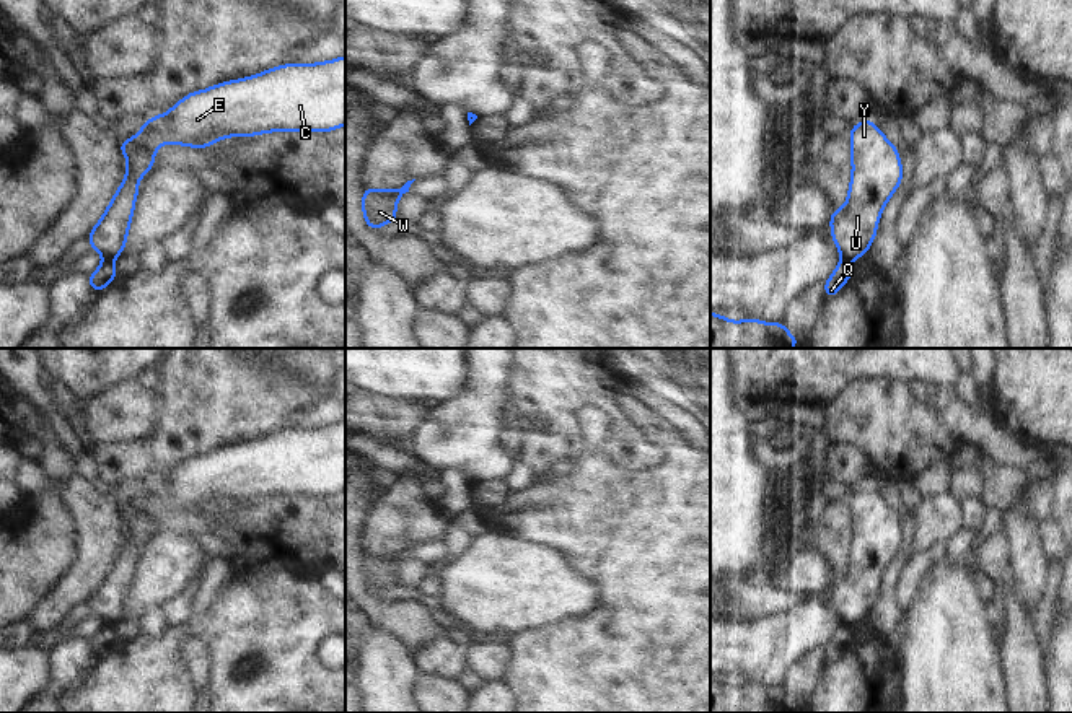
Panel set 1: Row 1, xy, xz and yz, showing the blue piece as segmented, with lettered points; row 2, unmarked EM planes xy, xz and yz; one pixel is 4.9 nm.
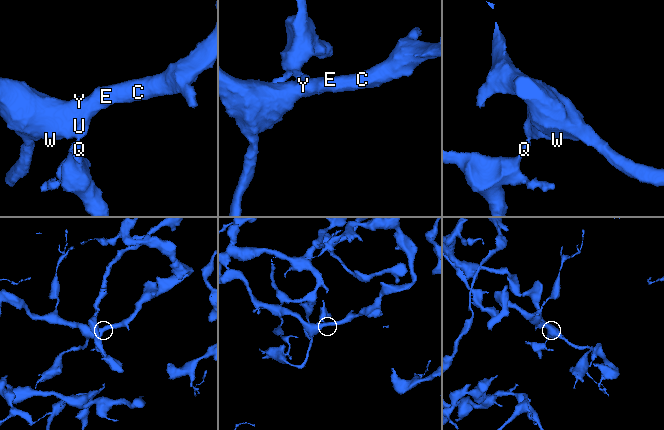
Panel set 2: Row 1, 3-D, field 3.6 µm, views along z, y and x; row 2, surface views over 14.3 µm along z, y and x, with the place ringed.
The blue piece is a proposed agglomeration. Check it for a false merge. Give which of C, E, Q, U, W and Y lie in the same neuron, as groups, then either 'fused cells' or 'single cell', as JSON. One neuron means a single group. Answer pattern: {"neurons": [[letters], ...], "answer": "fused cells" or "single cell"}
{"neurons": [["C", "E", "U", "W", "Y"], ["Q"]], "answer": "fused cells"}

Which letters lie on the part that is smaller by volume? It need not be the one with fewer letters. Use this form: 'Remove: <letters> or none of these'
Remove: Q

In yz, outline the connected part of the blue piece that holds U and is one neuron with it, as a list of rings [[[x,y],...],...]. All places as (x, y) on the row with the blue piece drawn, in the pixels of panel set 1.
[[[865,119],[850,130],[852,176],[847,202],[831,212],[831,236],[849,262],[870,251],[880,215],[903,181],[899,151],[875,122]]]

